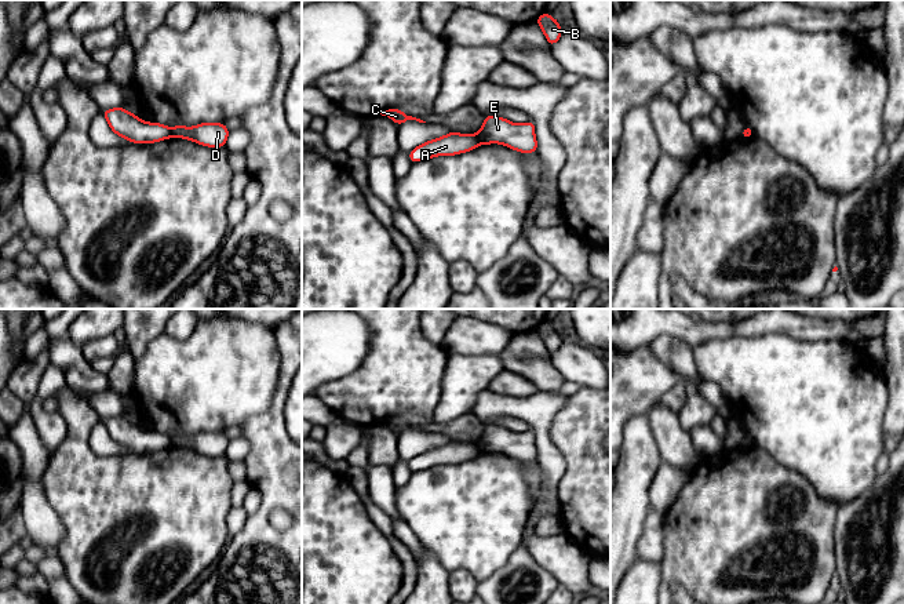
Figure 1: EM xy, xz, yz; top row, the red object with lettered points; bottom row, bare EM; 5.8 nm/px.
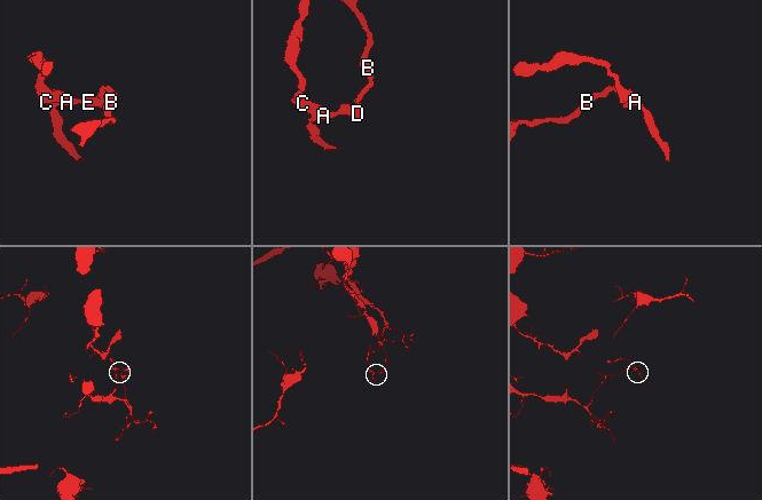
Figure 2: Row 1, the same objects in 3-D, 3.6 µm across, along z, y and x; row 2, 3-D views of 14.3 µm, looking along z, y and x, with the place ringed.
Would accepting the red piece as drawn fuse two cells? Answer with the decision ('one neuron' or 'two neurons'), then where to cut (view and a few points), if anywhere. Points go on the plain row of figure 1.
two neurons | xy (170, 437), (171, 444)

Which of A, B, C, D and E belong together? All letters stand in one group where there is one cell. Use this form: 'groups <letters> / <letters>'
groups A C / B D E

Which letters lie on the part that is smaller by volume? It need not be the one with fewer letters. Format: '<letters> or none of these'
A, C

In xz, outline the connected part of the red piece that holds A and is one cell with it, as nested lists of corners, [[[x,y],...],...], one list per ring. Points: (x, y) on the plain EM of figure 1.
[[[449,443],[427,450],[408,462],[411,472],[433,467],[435,465],[453,465],[466,462],[480,455],[480,448],[474,443]]]

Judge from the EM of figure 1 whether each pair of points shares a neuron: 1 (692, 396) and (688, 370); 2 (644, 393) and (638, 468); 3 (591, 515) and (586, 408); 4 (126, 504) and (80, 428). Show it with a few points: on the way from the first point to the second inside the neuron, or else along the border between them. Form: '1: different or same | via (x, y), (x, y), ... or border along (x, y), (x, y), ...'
1: different | border along (697, 374), (692, 379), (684, 381)
2: different | border along (645, 413), (631, 415), (624, 424)
3: same | via (591, 488), (591, 469), (586, 457), (586, 435)
4: same | via (106, 484), (80, 458), (80, 447)

